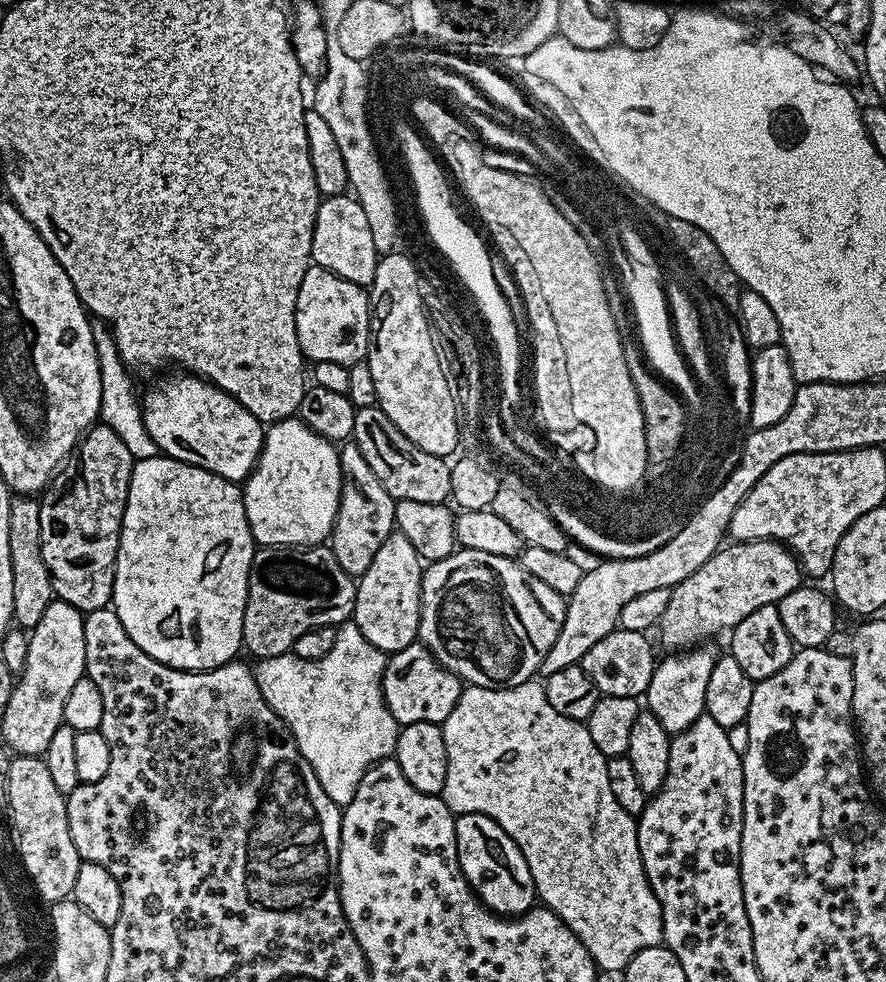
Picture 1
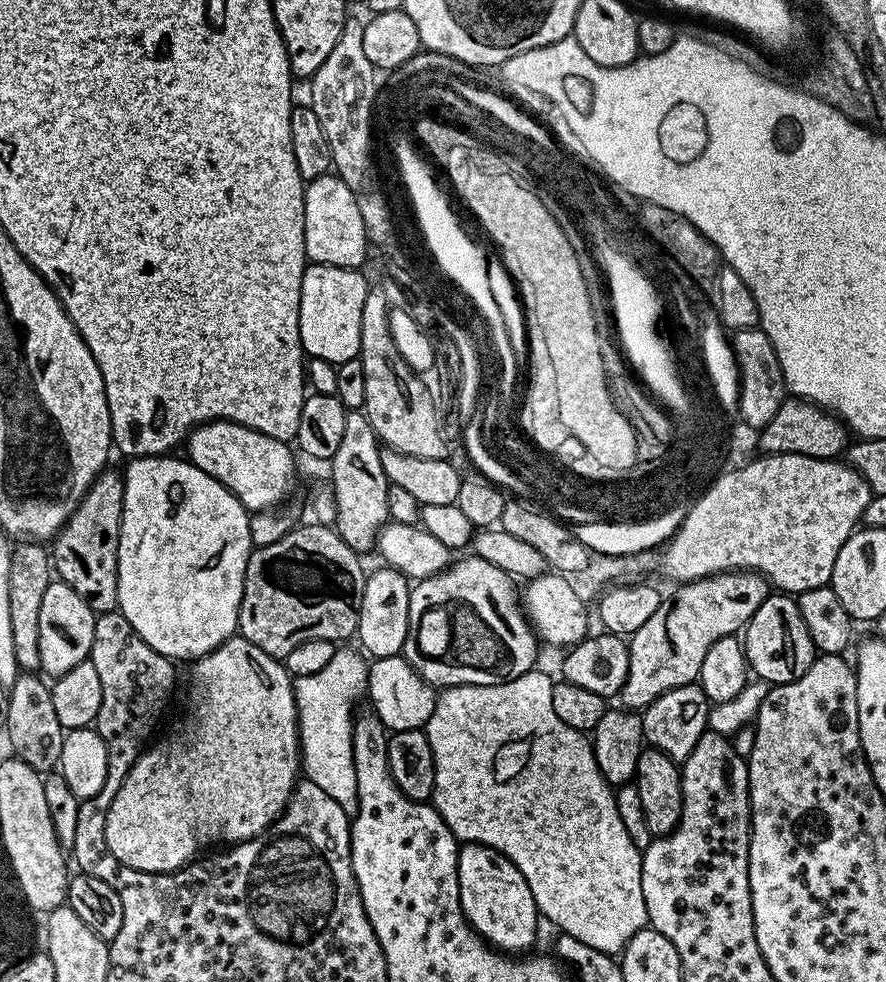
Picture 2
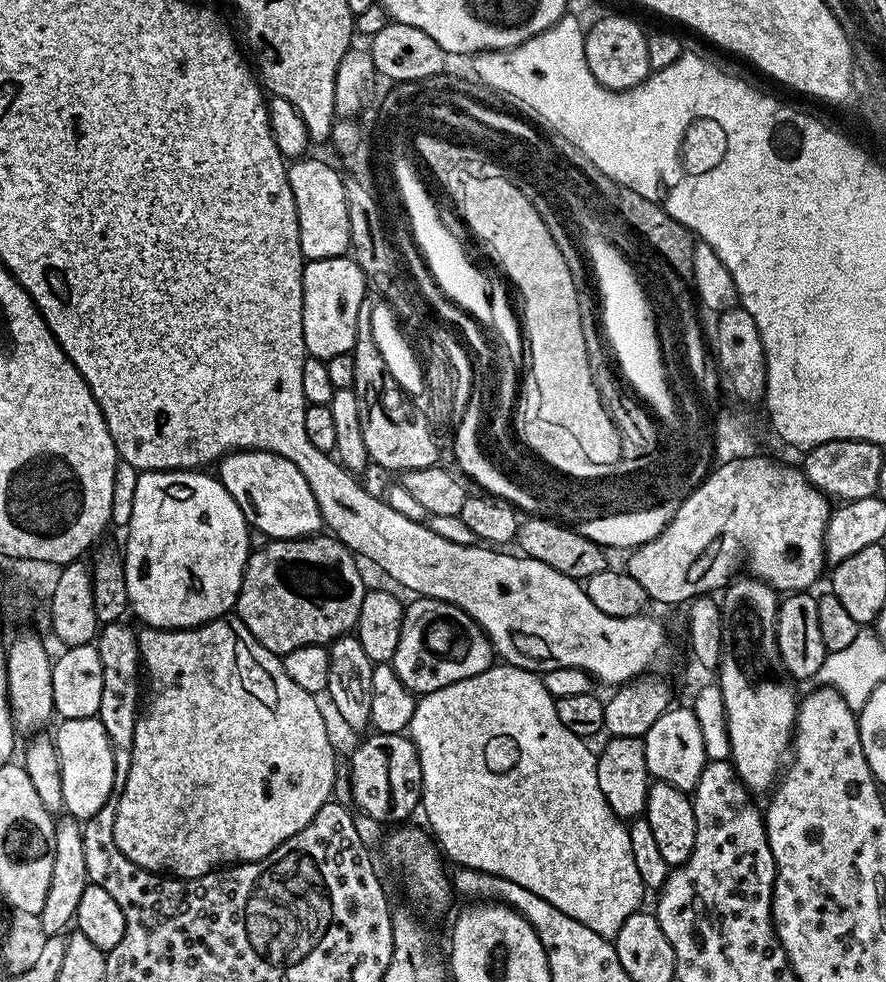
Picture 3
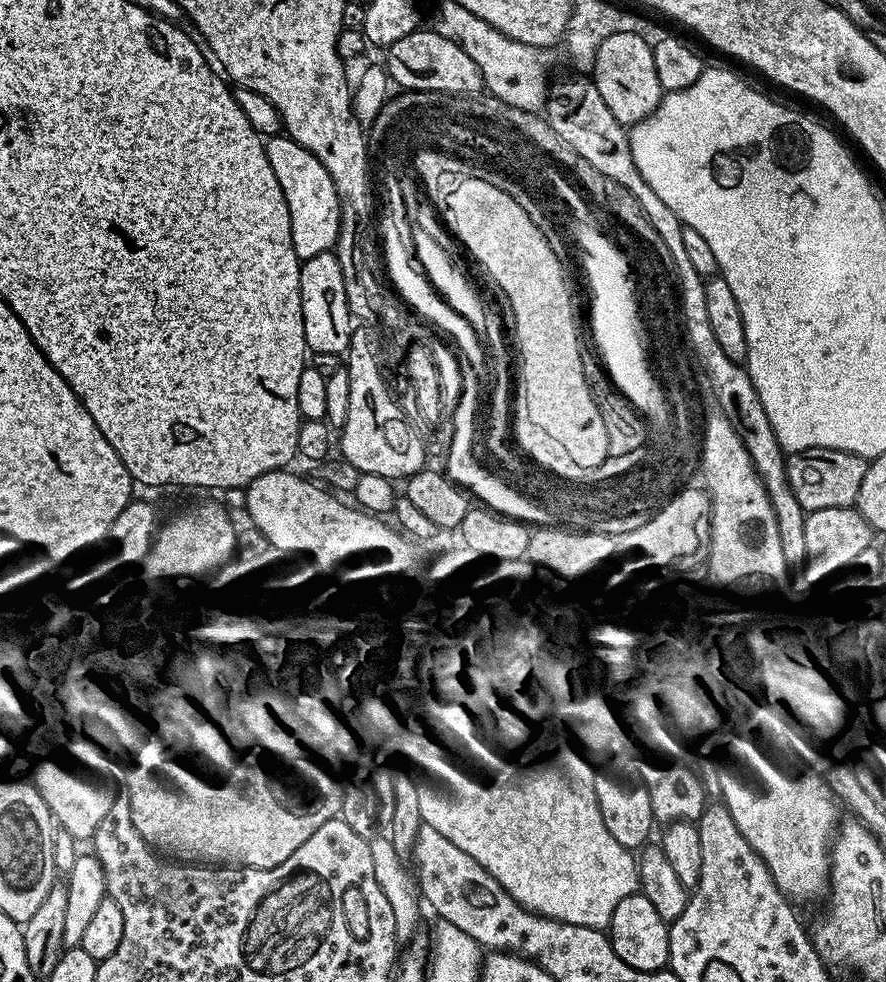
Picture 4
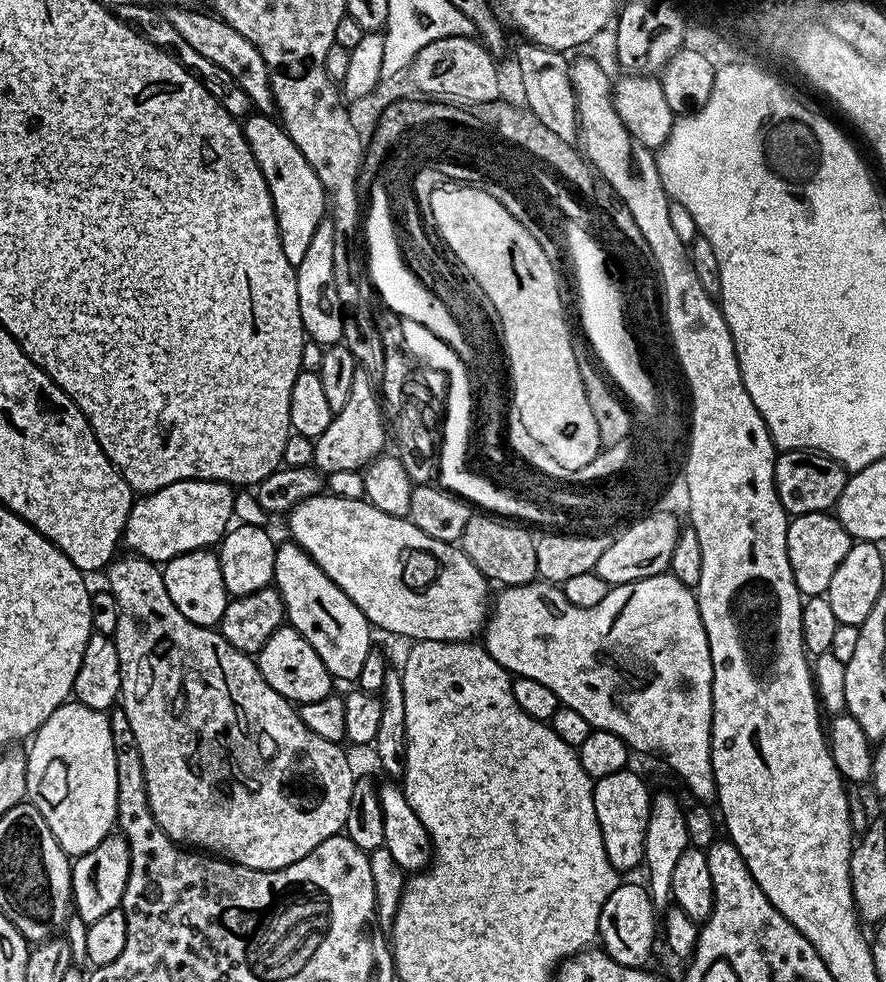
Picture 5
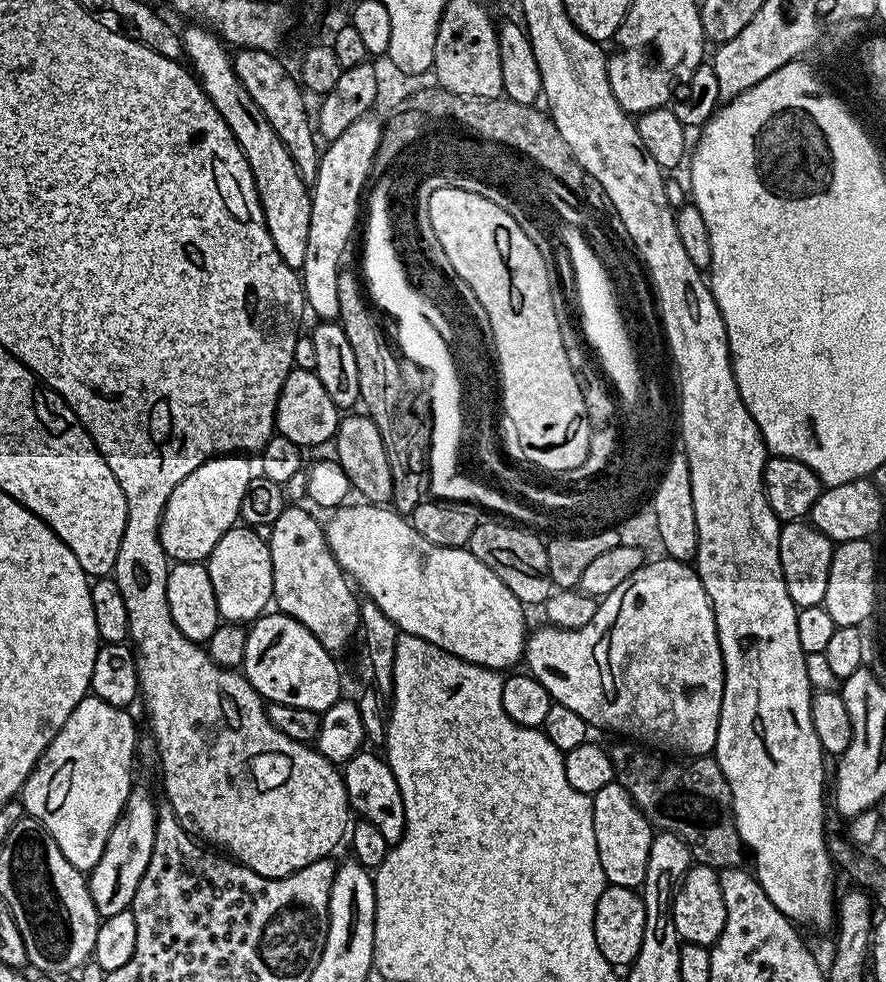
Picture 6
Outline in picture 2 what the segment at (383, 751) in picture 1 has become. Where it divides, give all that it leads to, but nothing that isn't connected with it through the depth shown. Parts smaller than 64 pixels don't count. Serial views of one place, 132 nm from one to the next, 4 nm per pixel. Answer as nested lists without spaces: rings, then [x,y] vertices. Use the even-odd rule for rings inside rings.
[[[337,647],[334,658],[318,674],[306,674],[295,677],[294,687],[296,690],[296,721],[300,727],[300,759],[302,761],[303,775],[314,786],[326,790],[338,806],[350,818],[356,815],[358,810],[358,778],[354,778],[354,750],[352,749],[352,726],[354,723],[354,711],[352,707],[356,699],[363,697],[368,691],[368,665],[369,661],[355,647]]]

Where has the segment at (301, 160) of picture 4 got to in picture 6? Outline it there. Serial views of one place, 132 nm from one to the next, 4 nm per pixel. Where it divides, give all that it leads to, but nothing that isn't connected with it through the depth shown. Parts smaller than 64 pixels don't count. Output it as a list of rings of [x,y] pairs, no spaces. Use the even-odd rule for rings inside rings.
[[[203,26],[183,29],[182,52],[185,57],[192,59],[191,67],[200,81],[200,87],[212,99],[218,114],[222,114],[226,126],[230,126],[238,146],[248,160],[264,211],[264,221],[270,230],[270,238],[274,238],[274,250],[282,254],[282,262],[286,262],[286,266],[303,269],[306,262],[306,238],[310,238],[312,193],[309,185],[298,174],[294,158],[290,158],[286,146],[282,146],[278,134],[274,134],[270,122],[266,122],[262,110],[254,106],[254,98],[246,94],[246,86],[242,86],[238,74],[232,68],[229,49],[215,32]]]

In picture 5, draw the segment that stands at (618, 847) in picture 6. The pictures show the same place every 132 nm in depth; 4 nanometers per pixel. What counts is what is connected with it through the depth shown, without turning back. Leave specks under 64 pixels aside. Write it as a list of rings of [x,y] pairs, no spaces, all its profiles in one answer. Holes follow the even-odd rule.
[[[632,771],[606,774],[606,778],[597,780],[592,785],[594,814],[598,814],[598,826],[602,830],[606,854],[621,874],[627,874],[631,868],[639,869],[644,863],[646,826],[652,805],[652,796],[644,785],[643,778]]]

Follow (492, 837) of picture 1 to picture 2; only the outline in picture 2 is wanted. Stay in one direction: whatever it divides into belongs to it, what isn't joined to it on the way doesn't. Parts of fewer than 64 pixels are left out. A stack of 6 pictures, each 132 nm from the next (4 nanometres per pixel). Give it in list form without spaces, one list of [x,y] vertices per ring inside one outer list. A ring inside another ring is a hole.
[[[469,843],[459,849],[456,869],[460,905],[468,925],[493,948],[505,954],[527,953],[536,940],[536,927],[542,924],[542,917],[536,910],[530,886],[526,886],[526,878],[522,878],[522,870],[518,870],[506,854],[485,844]]]

